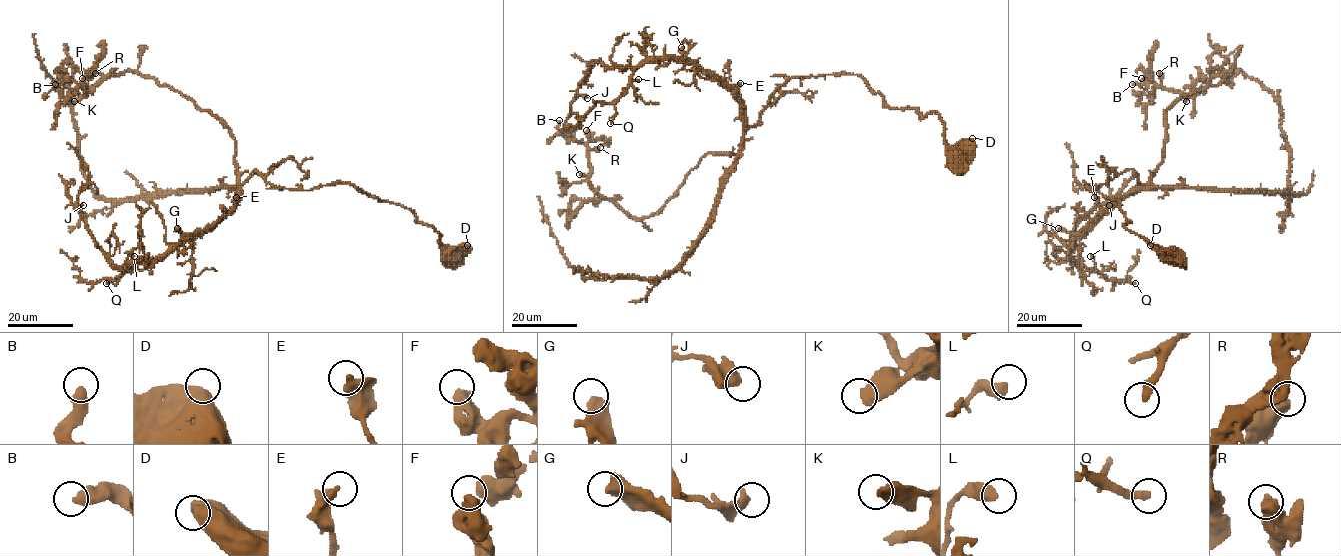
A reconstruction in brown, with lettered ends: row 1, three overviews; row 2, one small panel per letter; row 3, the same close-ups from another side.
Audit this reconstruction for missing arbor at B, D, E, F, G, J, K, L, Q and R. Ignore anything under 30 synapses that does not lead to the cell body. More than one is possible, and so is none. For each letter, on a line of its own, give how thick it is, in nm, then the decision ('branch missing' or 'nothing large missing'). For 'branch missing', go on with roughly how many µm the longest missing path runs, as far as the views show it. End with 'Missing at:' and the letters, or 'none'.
B: 480 nm | nothing large missing
D: 750 nm | nothing large missing
E: 480 nm | nothing large missing
F: 500 nm | nothing large missing
G: 650 nm | branch missing | 70 µm
J: 360 nm | nothing large missing
K: 550 nm | nothing large missing
L: 500 nm | nothing large missing
Q: 340 nm | nothing large missing
R: 650 nm | nothing large missing
Missing at: G

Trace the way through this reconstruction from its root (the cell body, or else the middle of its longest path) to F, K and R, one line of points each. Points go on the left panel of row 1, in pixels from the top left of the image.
F: (455, 253), (349, 184), (240, 183), (232, 132), (153, 78), (85, 95), (82, 78)
K: (455, 253), (349, 184), (279, 189), (256, 169), (240, 183), (232, 132), (153, 78), (112, 73), (74, 101)
R: (455, 253), (349, 184), (240, 183), (207, 110), (135, 72), (84, 95), (95, 73)

